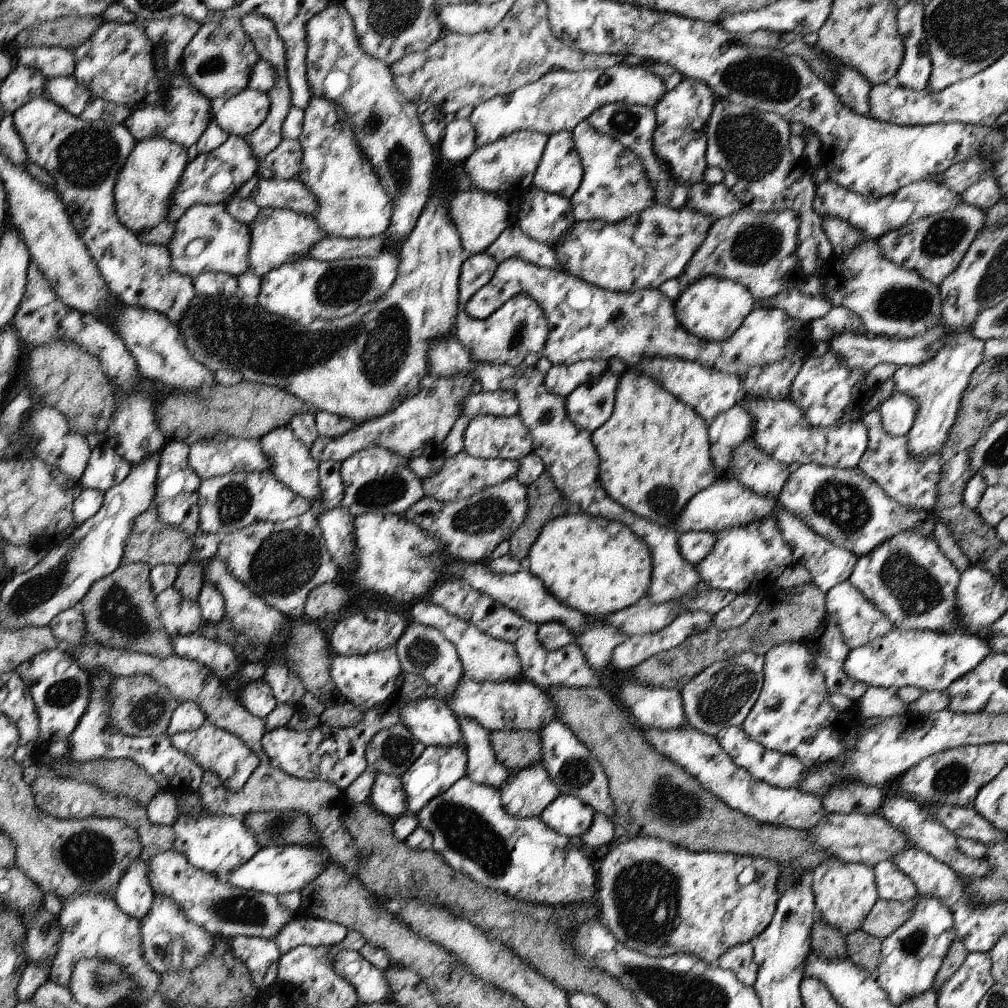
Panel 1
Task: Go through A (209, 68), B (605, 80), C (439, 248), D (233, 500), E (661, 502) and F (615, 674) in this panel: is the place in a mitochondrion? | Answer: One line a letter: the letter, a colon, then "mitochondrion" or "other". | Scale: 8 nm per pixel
A: mitochondrion
B: other
C: other
D: mitochondrion
E: mitochondrion
F: other

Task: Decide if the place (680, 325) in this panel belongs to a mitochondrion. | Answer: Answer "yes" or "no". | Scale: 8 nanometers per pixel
no

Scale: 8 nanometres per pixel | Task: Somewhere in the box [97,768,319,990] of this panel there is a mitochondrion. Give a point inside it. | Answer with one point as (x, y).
(242, 909)

